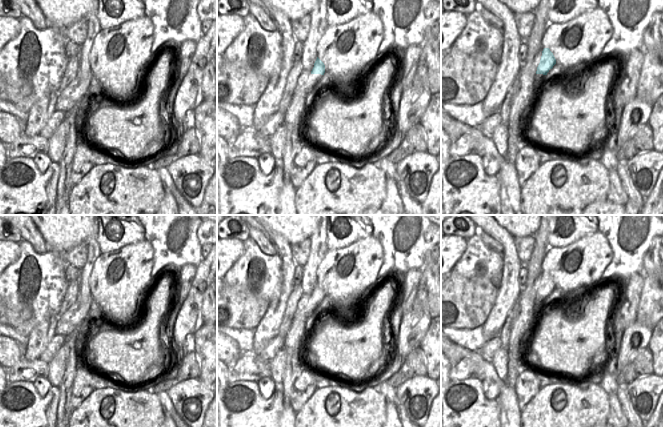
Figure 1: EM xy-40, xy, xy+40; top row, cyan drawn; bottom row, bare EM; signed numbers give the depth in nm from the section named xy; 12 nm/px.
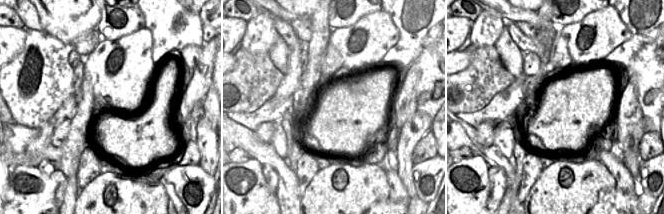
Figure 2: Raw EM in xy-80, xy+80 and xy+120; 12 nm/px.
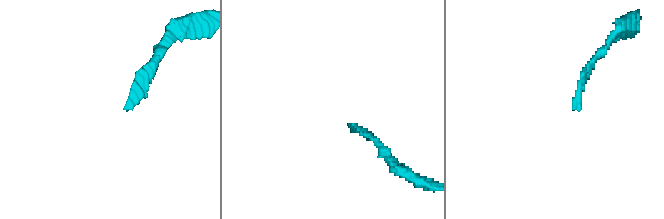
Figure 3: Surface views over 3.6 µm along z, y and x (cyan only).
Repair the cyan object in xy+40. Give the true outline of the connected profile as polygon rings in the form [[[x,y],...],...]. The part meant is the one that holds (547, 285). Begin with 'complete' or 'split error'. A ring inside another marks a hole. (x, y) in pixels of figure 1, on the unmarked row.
complete; [[[544,272],[542,275],[542,280],[540,287],[537,291],[536,298],[547,299],[550,293],[556,288],[556,283],[549,272]]]

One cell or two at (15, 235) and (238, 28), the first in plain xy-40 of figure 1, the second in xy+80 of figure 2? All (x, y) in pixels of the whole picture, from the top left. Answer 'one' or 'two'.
two

